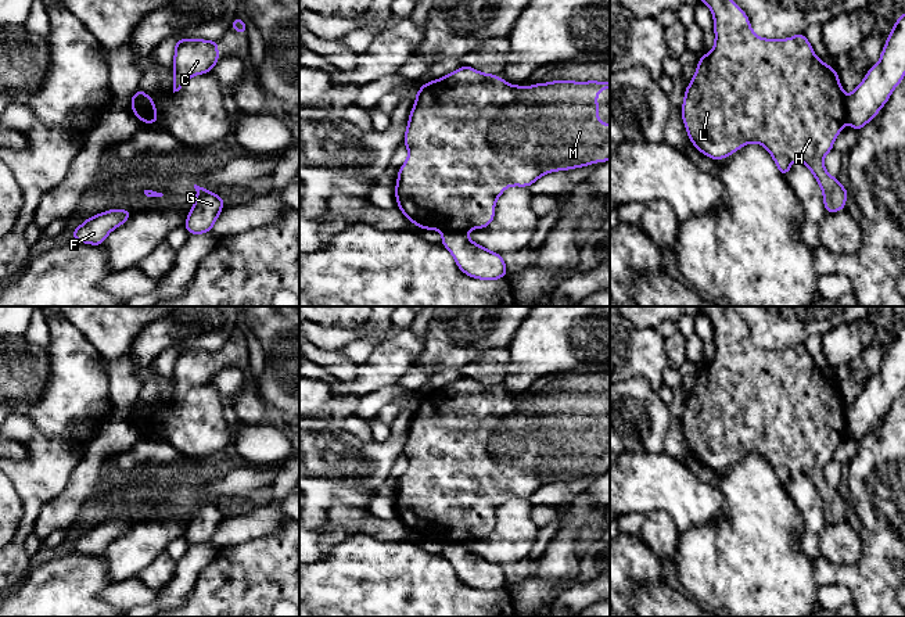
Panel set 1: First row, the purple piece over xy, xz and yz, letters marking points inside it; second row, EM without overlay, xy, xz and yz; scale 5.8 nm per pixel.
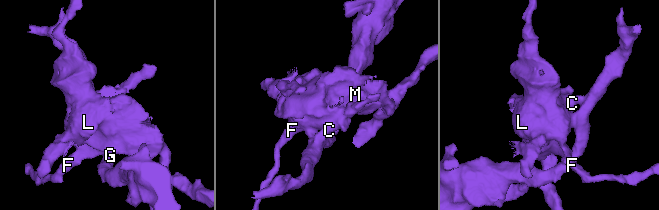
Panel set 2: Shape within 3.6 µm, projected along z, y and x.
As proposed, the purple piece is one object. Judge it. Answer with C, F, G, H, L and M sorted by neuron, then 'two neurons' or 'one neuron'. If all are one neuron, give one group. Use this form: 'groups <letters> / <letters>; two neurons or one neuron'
groups C F H L M / G; two neurons

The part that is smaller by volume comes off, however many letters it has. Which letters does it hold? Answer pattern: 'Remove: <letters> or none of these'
Remove: C, F, H, L, M

